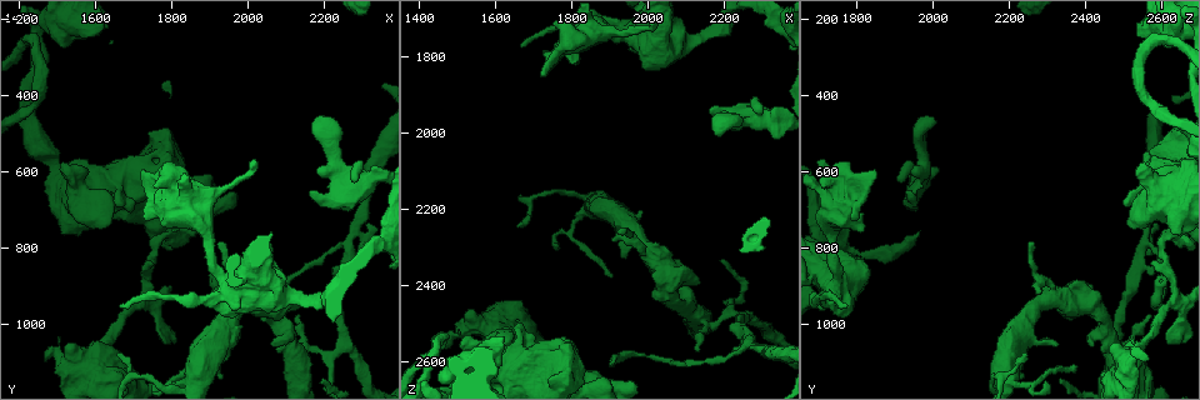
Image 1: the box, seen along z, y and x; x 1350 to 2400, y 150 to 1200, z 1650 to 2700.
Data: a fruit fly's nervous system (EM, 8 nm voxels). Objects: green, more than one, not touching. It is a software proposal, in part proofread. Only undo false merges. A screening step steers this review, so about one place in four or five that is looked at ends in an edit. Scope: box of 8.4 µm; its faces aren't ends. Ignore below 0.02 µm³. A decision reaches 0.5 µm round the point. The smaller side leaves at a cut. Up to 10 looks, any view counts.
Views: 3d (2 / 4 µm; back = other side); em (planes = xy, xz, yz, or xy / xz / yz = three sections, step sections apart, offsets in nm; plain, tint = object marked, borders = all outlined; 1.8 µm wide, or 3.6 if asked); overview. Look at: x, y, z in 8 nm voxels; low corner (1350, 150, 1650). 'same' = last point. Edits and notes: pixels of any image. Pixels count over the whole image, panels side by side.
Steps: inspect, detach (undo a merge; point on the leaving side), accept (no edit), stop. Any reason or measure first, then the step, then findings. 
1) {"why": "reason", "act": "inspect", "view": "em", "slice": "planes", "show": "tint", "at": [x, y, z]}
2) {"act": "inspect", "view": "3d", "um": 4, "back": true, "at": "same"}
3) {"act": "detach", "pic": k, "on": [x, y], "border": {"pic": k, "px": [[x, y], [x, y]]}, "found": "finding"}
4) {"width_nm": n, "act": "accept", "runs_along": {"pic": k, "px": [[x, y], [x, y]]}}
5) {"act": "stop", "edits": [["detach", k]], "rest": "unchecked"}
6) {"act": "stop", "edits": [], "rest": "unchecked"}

{"why": "sudden change in width", "act": "inspect", "view": "em", "um": 3.6, "slice": "yz", "step": 16, "show": "tint", "at": [1870, 720, 1735]}

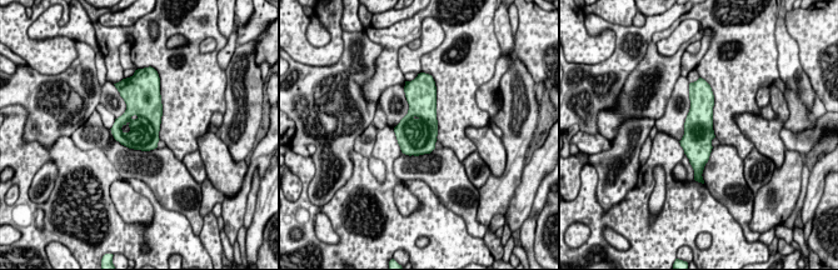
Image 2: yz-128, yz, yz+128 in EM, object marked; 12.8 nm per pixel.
{"act": "inspect", "view": "em", "um": 3.6, "slice": "planes", "show": "borders", "at": "same"}

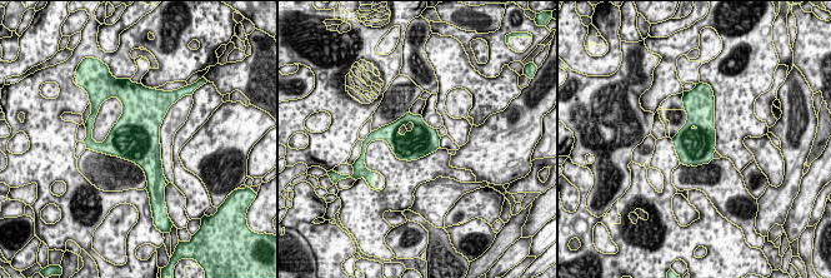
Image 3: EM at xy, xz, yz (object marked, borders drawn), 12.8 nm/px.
{"act": "accept", "found": "continuous, no second neuron"}

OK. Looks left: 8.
{"why": "three arms meet", "act": "inspect", "view": "3d", "um": 4, "at": [2305, 630, 1960]}

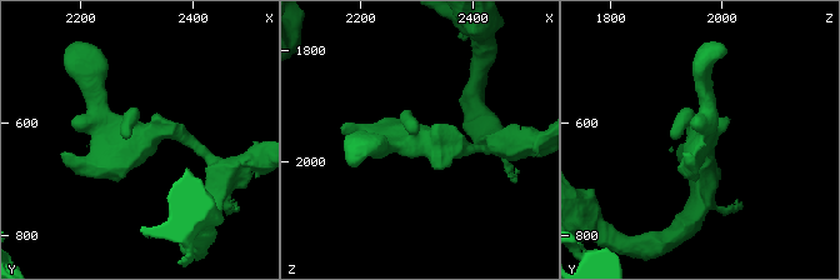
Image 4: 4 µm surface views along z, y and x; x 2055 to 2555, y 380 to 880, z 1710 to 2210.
{"arms": 3, "arm_widths_nm": [220, 260, 280], "act": "inspect", "view": "em", "slice": "planes", "show": "tint", "at": [2300, 635, 1960]}

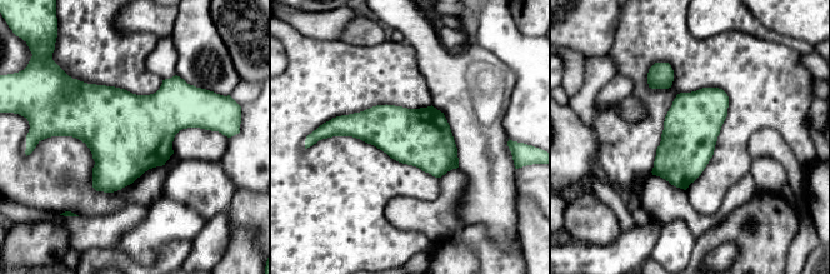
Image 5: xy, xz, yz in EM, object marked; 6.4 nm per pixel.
{"act": "accept", "found": "all the same neuron"}

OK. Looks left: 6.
{"why": "side arm on a straight run", "act": "inspect", "view": "em", "slice": "planes", "show": "borders", "at": [2260, 790, 2560]}

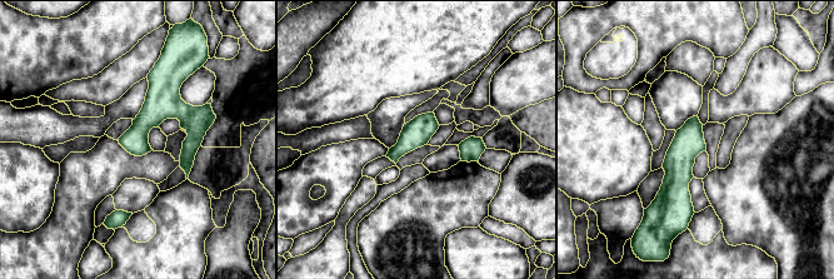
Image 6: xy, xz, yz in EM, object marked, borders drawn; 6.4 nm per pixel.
{"width_nm": 180, "act": "accept", "runs_along": {"pic": 6, "px": [[695, 120], [679, 160], [683, 214]]}, "found": "all the same neuron"}

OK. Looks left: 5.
{"why": "thick turns thin", "act": "inspect", "view": "em", "um": 3.6, "slice": "xz", "step": 16, "show": "tint", "at": [1715, 630, 2590]}

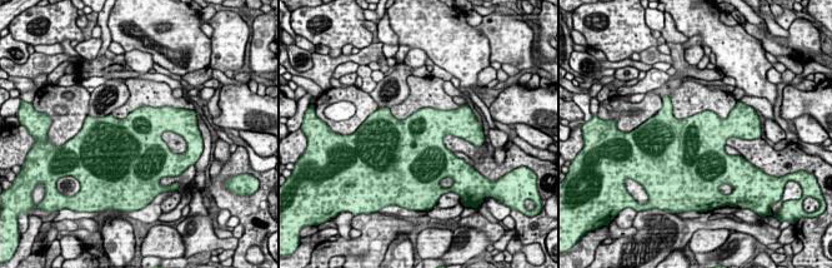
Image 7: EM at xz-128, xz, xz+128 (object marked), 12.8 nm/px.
{"act": "inspect", "view": "em", "um": 3.6, "slice": "planes", "show": "tint", "at": "same"}

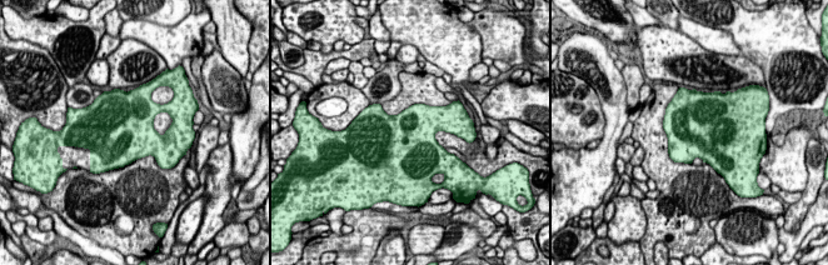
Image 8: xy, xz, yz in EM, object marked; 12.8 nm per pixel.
{"width_nm": 750, "act": "accept", "found": "continuous, no second neuron"}

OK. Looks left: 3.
{"act": "stop", "edits": [], "rest": "unchecked"}

